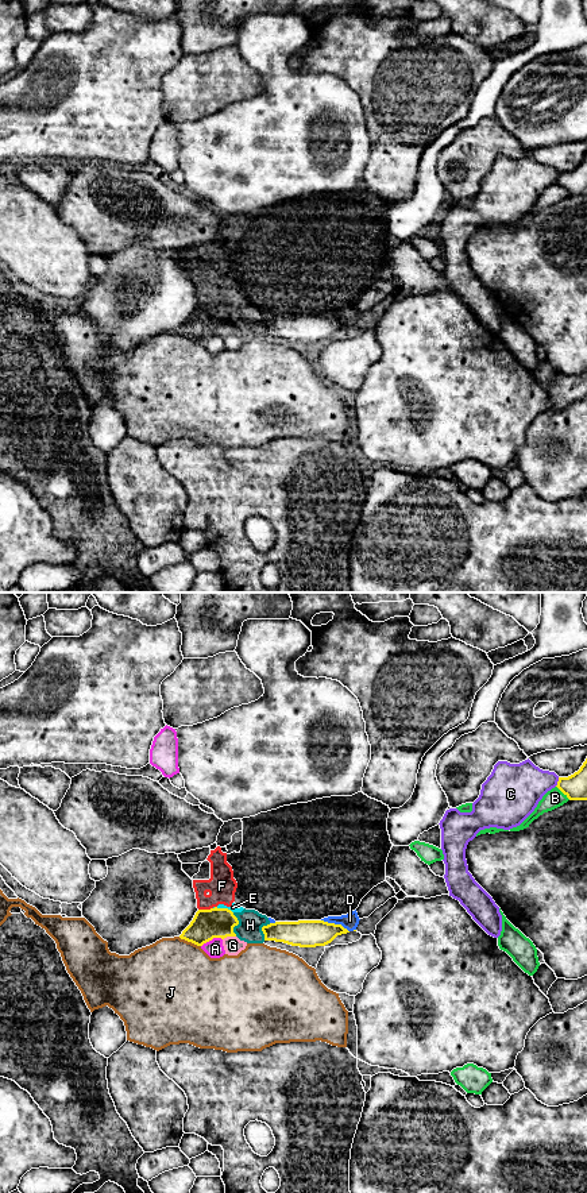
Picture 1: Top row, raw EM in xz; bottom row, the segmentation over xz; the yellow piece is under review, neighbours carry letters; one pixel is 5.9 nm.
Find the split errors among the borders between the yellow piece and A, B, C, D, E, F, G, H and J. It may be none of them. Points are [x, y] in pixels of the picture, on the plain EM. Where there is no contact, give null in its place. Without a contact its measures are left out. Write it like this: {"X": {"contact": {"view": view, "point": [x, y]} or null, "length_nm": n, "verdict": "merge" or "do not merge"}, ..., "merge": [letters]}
{"A": {"contact": {"view": "xz", "point": [211, 335]}, "length_nm": 140, "verdict": "do not merge"}, "B": {"contact": {"view": "xz", "point": [563, 188]}, "length_nm": 120, "verdict": "do not merge"}, "C": {"contact": {"view": "xz", "point": [557, 177]}, "length_nm": 60, "verdict": "do not merge"}, "D": {"contact": {"view": "xz", "point": [333, 319]}, "length_nm": 180, "verdict": "do not merge"}, "E": {"contact": {"view": "xz", "point": [223, 304]}, "length_nm": 120, "verdict": "do not merge"}, "F": {"contact": {"view": "xz", "point": [205, 305]}, "length_nm": 90, "verdict": "do not merge"}, "G": {"contact": {"view": "xz", "point": [228, 331]}, "length_nm": 80, "verdict": "do not merge"}, "H": {"contact": {"view": "xz", "point": [236, 320]}, "length_nm": 150, "verdict": "do not merge"}, "J": {"contact": {"view": "xz", "point": [189, 336]}, "length_nm": 150, "verdict": "do not merge"}, "merge": []}

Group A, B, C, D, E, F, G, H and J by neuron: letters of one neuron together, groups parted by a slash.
A / B / C / D E F H / G / J

